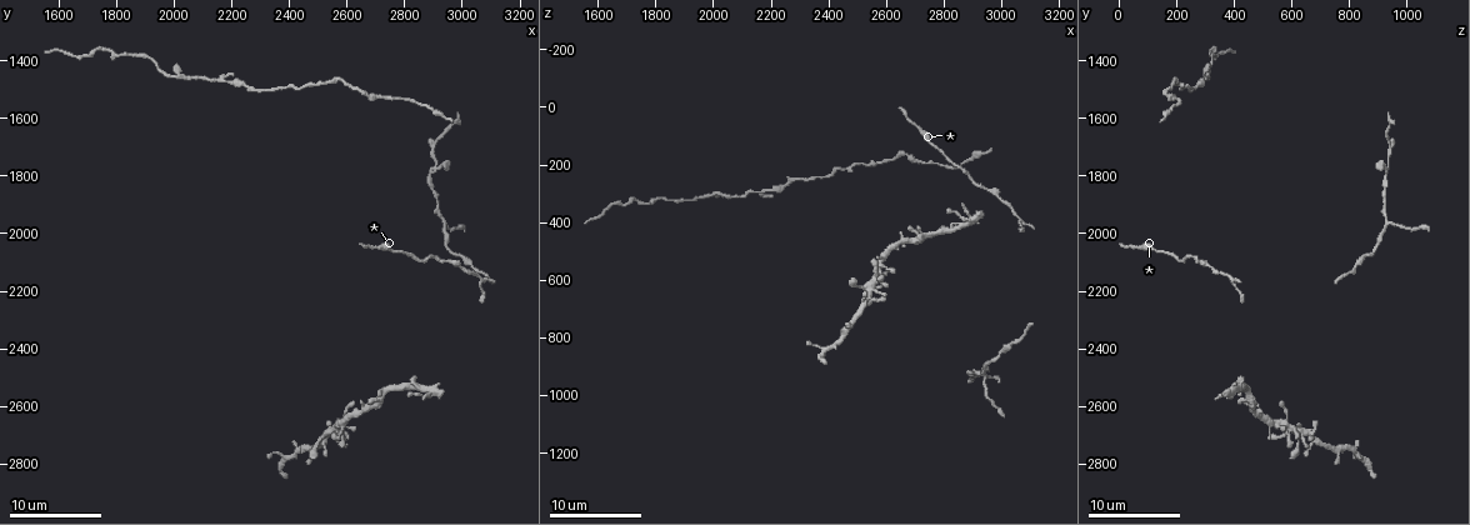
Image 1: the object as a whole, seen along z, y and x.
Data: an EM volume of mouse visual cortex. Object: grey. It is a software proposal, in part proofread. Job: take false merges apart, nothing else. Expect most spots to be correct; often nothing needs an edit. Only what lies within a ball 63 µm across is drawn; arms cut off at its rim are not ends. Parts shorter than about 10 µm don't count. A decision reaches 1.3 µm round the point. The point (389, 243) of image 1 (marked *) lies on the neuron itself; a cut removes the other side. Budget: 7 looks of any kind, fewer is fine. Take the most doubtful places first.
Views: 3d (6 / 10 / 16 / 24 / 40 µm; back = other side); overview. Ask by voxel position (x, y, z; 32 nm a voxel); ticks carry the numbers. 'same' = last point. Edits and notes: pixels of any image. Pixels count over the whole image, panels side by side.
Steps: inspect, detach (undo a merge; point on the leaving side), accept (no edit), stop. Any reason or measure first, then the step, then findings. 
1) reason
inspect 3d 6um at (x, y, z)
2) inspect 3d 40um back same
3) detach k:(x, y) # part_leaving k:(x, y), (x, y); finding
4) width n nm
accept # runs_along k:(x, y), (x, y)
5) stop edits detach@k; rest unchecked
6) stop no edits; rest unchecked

thick turns thin
inspect 3d 10um at (2930, 1980, 910)

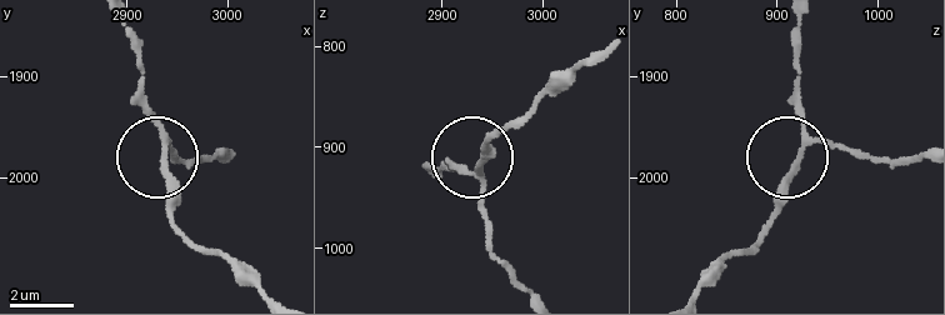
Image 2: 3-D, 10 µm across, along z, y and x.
inspect 3d 10um back at (2940, 1978, 924)

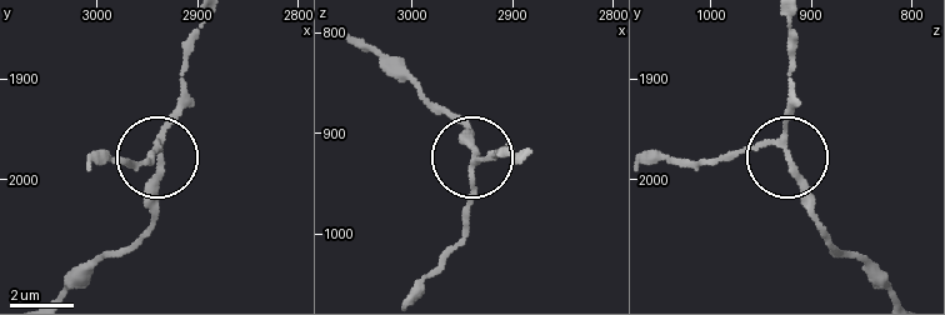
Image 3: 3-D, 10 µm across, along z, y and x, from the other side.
accept # one neuron here

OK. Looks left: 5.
side arm on a straight run
inspect 3d 10um at (2180, 1470, 290)

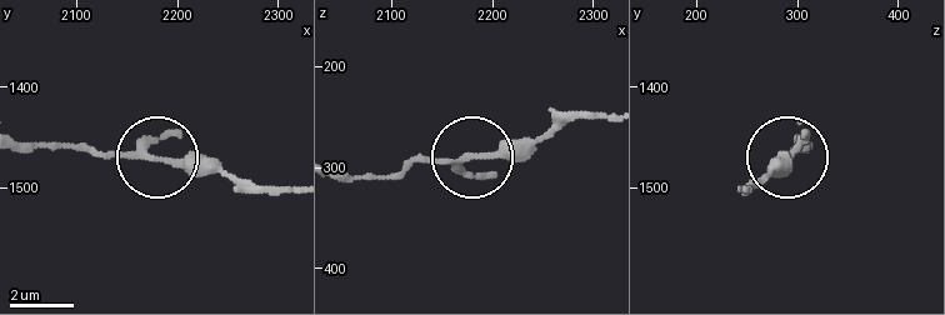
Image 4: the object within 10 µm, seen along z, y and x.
accept # runs_along 4:(293, 185), (244, 185), (146, 153), (78, 145); continuous, no second neuron

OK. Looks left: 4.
two arms in line, one across
inspect 3d 6um at (2000, 1450, 310)

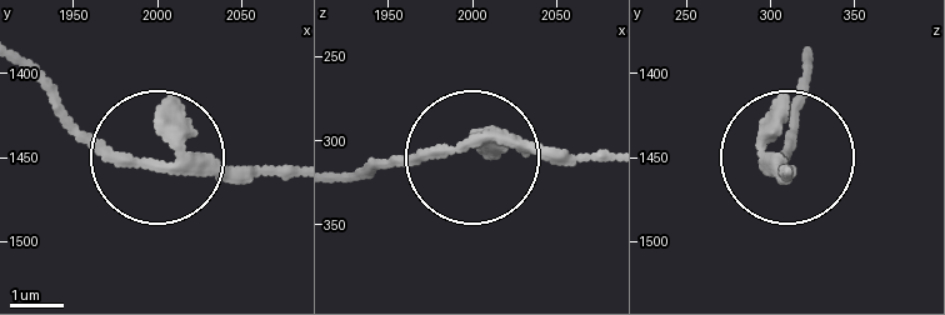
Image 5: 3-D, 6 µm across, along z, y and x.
arms 3
accept # runs_along 5:(596, 160), (475, 143), (341, 174); continuous, no second neuron

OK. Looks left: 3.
inspect 3d 16um at (2650, 1510, 170)

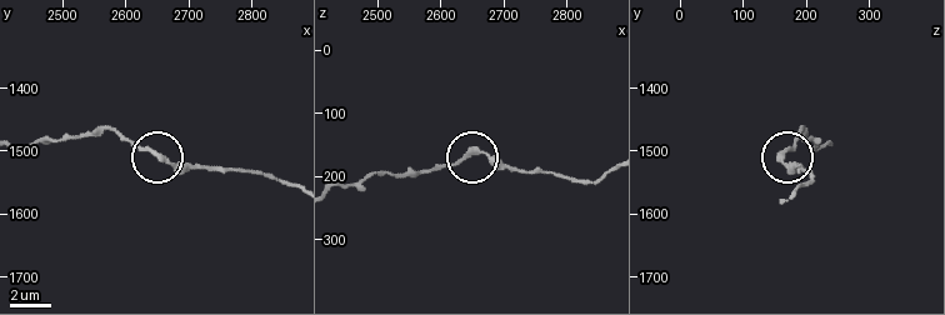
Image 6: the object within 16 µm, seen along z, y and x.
accept # all the same neuron

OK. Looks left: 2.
stop no edits; rest unchecked

